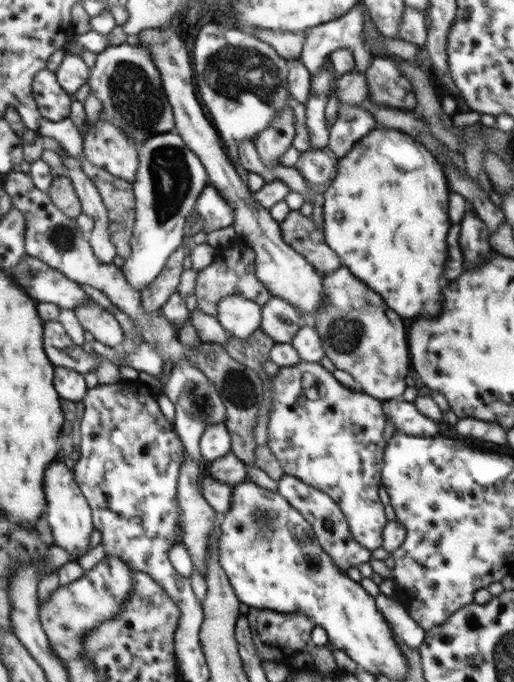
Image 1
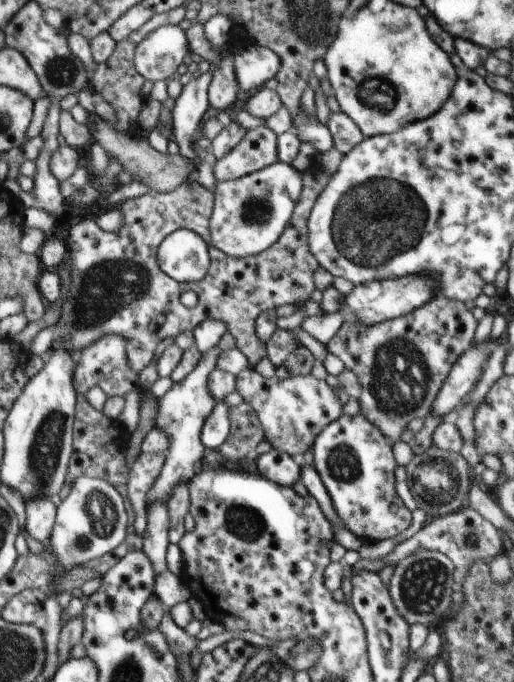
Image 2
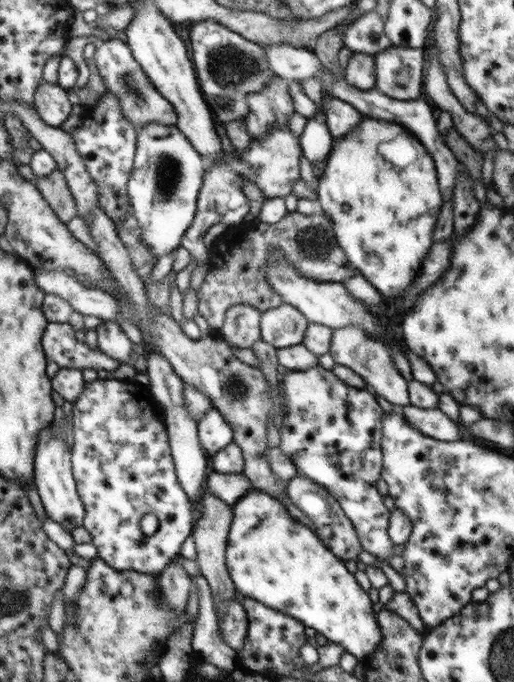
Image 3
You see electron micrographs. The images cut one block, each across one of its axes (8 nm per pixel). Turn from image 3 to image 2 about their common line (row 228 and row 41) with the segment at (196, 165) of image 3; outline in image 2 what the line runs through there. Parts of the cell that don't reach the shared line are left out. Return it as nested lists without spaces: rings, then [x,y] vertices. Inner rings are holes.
[[[166,25],[138,43],[133,61],[138,74],[155,83],[177,77],[178,66],[190,54],[185,31],[178,25]]]

